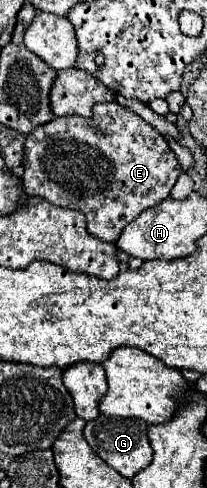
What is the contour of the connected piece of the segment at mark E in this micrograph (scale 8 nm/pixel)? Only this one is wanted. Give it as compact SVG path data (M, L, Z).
M116 101L94 105L92 117L56 117L46 125L36 127L24 143L22 183L26 193L40 195L58 207L82 211L86 215L88 233L106 243L116 243L122 229L134 221L136 215L166 199L180 173L182 167L166 139L140 115L118 105Z

